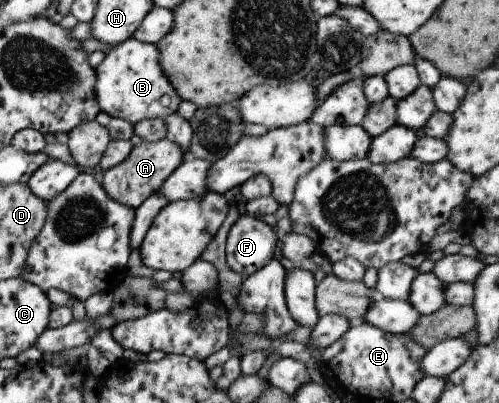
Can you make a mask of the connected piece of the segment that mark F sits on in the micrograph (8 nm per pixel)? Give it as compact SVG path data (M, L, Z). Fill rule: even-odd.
M239 216L226 235L227 267L243 278L249 277L273 258L276 239L276 230L258 218Z

